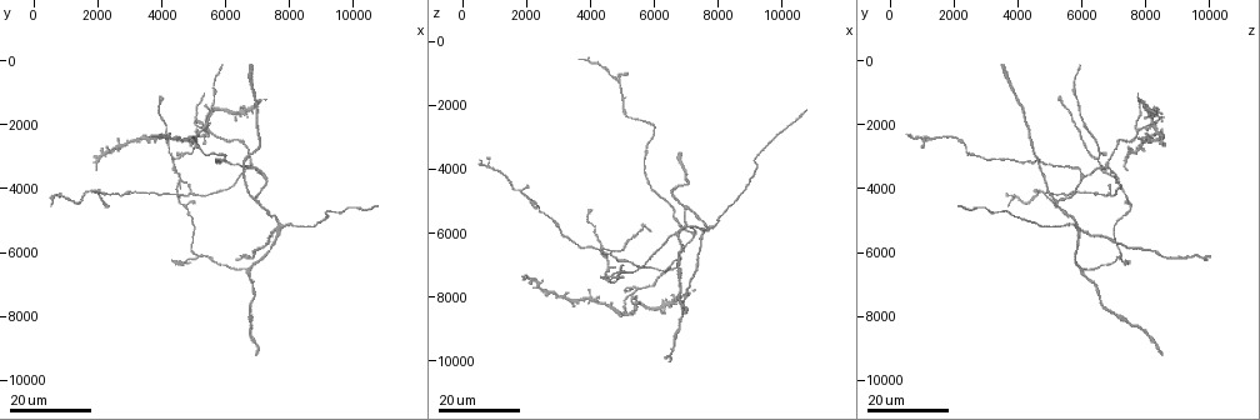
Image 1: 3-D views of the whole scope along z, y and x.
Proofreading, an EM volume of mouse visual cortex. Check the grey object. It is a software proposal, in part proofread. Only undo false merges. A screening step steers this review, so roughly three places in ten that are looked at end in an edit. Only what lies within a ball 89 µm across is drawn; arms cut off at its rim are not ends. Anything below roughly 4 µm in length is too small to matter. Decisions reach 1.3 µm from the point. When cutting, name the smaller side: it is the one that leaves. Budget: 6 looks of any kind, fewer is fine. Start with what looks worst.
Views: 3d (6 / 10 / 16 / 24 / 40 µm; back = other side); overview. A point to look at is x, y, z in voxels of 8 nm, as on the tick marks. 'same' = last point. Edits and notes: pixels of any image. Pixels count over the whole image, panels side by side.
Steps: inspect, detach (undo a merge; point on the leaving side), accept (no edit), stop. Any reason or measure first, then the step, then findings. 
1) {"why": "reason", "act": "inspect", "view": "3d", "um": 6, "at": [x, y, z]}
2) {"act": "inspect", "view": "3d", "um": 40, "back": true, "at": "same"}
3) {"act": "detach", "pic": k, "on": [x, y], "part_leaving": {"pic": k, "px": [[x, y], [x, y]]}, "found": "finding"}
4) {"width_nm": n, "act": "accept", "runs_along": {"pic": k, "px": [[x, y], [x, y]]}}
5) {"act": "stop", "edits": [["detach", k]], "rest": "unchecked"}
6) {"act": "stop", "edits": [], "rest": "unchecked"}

{"why": "three-way junction", "act": "inspect", "view": "3d", "um": 16, "at": [2100, 4200, 4900]}

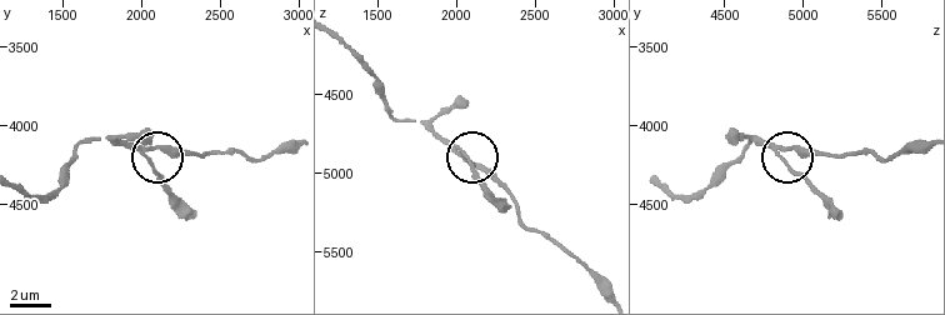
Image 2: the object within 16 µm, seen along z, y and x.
{"act": "inspect", "view": "3d", "um": 10, "at": [2040, 4200, 4860]}

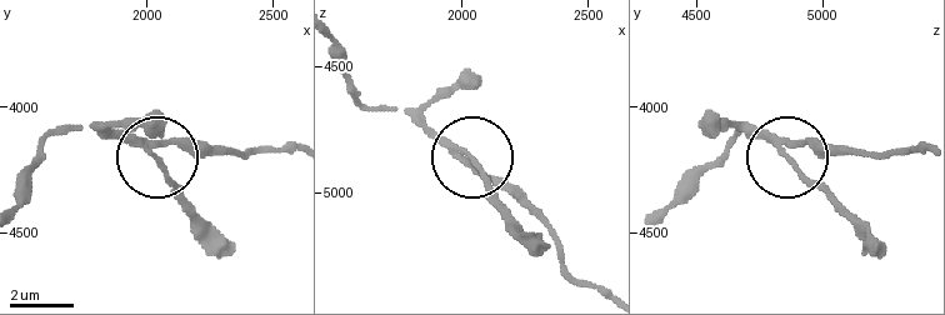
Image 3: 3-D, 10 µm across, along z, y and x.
{"act": "inspect", "view": "3d", "um": 6, "at": [2040, 4210, 4870]}

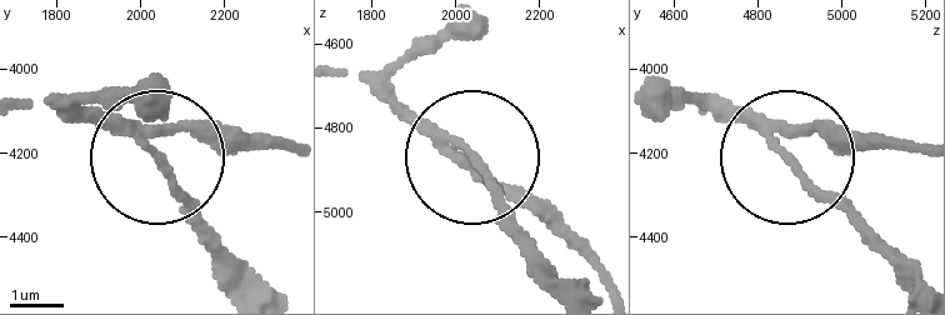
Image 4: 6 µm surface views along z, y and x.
{"side_arm_um": 5, "act": "accept", "runs_along": {"pic": 4, "px": [[914, 144], [793, 135], [793, 158], [869, 234]]}, "found": "all the same neuron"}

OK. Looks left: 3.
{"why": "arms part here", "act": "inspect", "view": "3d", "um": 24, "at": [5400, 2200, 7800]}

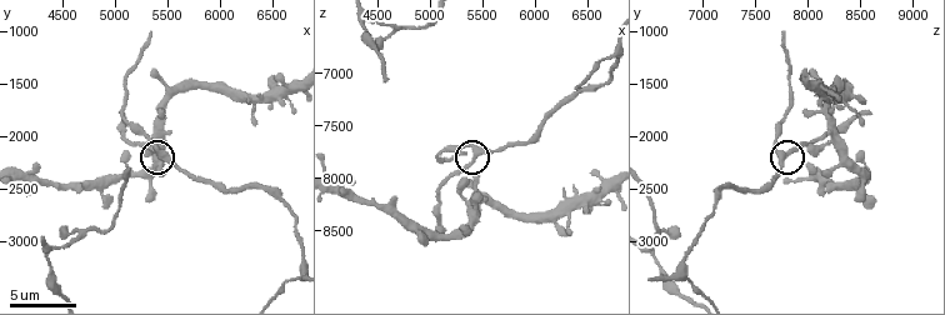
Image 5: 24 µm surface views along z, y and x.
{"act": "inspect", "view": "3d", "um": 6, "at": [5460, 2200, 7740]}

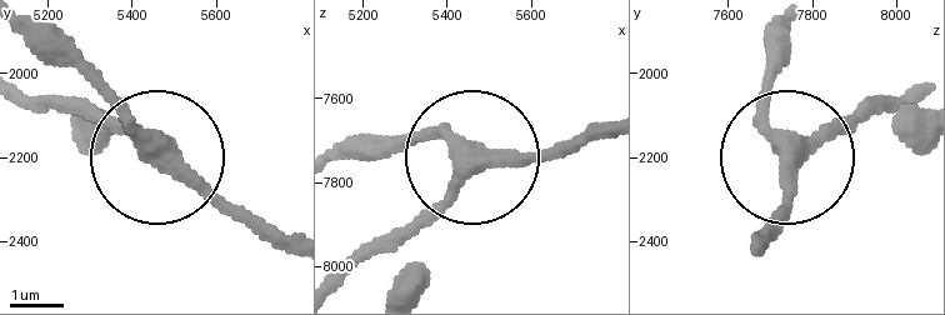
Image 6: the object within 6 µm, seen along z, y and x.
{"act": "accept", "runs_along": {"pic": 6, "px": [[756, 249], [784, 205], [770, 65]]}, "found": "continuous, no second neuron"}

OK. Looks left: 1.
{"act": "stop", "edits": [], "rest": "unchecked"}

